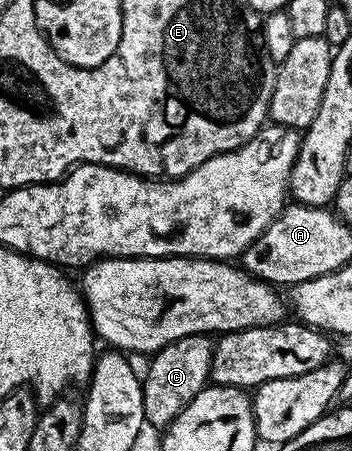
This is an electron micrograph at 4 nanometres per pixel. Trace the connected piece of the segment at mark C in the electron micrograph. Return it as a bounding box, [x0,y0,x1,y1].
[142,334,213,428]

